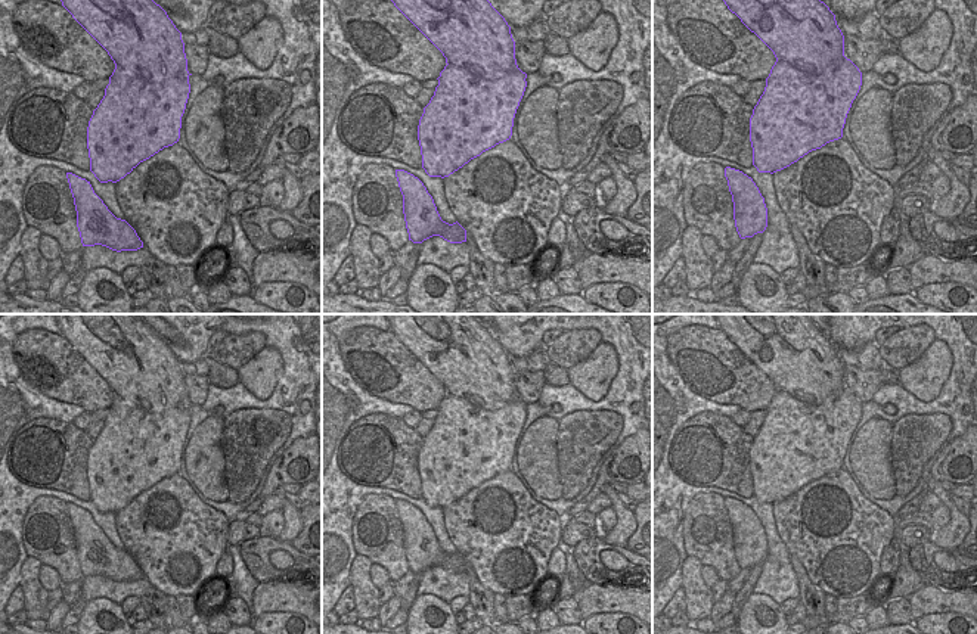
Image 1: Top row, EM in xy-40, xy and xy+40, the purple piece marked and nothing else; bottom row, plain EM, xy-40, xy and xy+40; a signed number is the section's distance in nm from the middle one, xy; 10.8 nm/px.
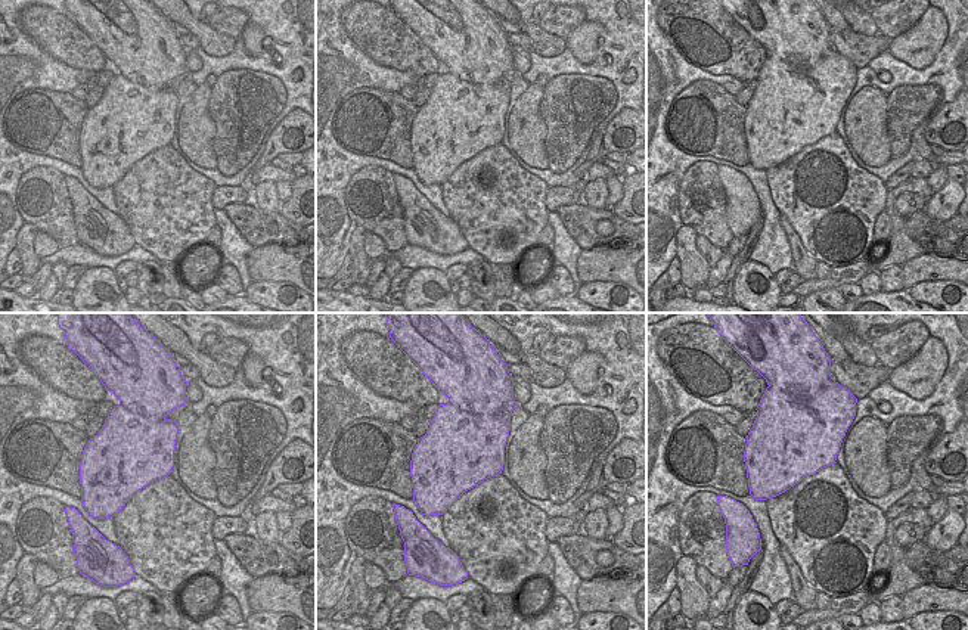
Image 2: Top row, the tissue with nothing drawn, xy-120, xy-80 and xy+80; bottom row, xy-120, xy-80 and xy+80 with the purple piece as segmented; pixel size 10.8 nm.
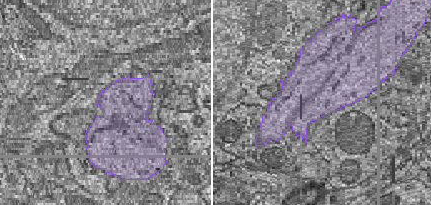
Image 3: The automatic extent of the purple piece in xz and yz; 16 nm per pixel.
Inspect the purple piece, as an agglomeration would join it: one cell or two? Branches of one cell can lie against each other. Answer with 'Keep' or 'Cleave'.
Cleave.

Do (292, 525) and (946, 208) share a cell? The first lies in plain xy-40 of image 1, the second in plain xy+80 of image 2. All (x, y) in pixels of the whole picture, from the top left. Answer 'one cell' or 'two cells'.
one cell

